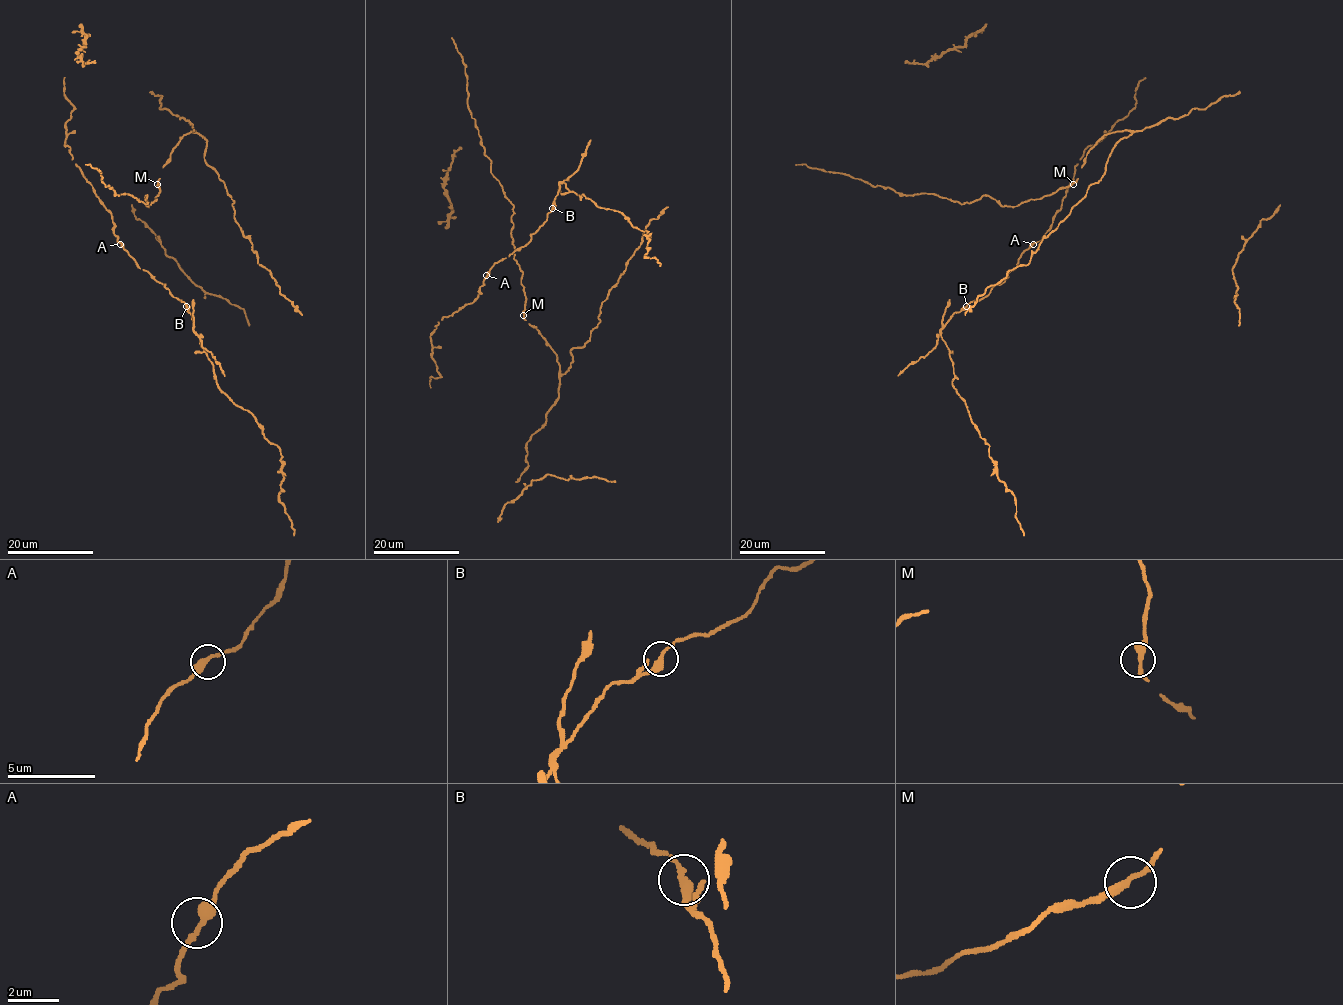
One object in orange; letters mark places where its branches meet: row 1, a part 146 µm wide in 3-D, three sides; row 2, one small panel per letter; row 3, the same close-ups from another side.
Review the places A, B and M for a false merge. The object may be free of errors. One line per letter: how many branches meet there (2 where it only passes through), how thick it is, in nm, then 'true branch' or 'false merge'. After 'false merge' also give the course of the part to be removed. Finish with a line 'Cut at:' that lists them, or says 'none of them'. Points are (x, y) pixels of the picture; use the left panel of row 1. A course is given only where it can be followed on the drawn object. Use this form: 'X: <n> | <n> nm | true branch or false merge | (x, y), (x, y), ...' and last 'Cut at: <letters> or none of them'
A: 2 | 340 nm | true branch
B: 2 | 300 nm | false merge | (186, 306), (213, 366), (217, 386), (251, 413), (264, 436), (280, 450), (283, 478), (279, 501), (294, 536)
M: 2 | 280 nm | true branch
Cut at: B

